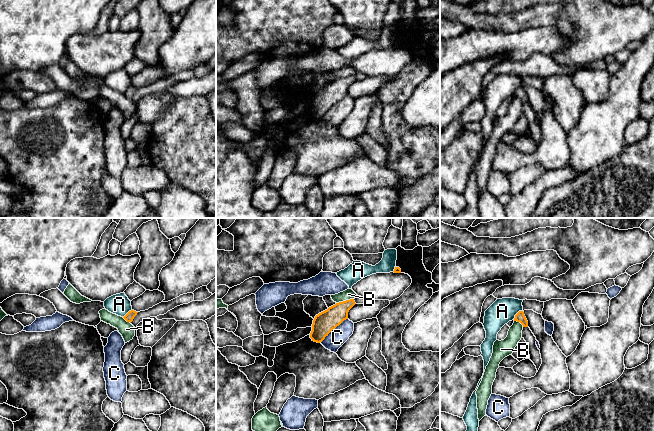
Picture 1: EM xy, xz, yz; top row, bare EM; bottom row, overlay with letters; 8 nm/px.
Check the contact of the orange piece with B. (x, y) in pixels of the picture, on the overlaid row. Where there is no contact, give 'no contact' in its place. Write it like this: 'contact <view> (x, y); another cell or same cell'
contact xz (344, 301); another cell

